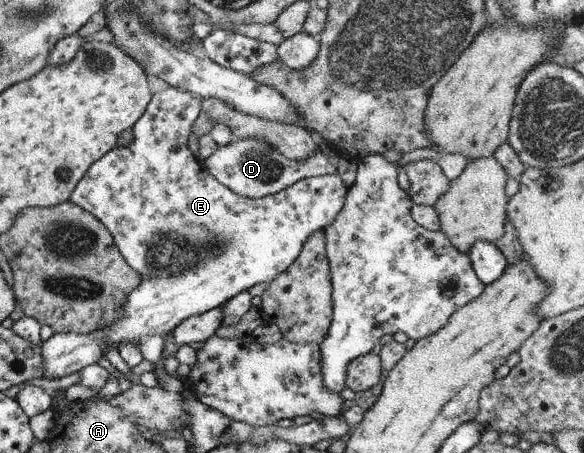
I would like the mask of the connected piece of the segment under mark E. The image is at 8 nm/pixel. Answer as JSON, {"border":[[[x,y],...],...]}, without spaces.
{"border":[[[167,87],[164,90],[154,93],[151,96],[150,102],[146,105],[144,114],[131,126],[132,140],[130,140],[126,146],[115,146],[111,148],[102,158],[96,159],[94,164],[84,172],[82,178],[80,178],[78,184],[76,184],[74,190],[70,193],[70,202],[73,202],[78,208],[82,208],[82,210],[92,214],[94,218],[97,218],[106,227],[106,230],[111,234],[114,244],[126,264],[140,276],[140,284],[126,296],[126,300],[124,300],[124,304],[122,304],[122,316],[120,316],[116,322],[106,324],[106,326],[96,328],[96,330],[86,334],[53,333],[47,340],[42,341],[39,344],[40,358],[42,358],[42,376],[40,376],[40,378],[54,380],[78,372],[82,370],[82,368],[98,362],[100,358],[104,357],[106,350],[108,350],[110,346],[112,346],[112,348],[118,348],[120,344],[128,342],[128,344],[136,346],[136,348],[140,350],[142,358],[148,360],[154,367],[151,374],[155,377],[159,387],[162,388],[162,390],[166,390],[166,392],[179,394],[183,389],[181,380],[179,380],[179,377],[176,375],[172,376],[167,374],[162,363],[161,352],[164,347],[166,334],[177,324],[180,324],[182,320],[188,318],[188,316],[202,314],[202,312],[216,308],[216,306],[224,304],[235,294],[248,290],[250,286],[254,286],[254,284],[260,282],[270,282],[273,278],[276,278],[278,274],[284,272],[284,270],[294,262],[294,259],[298,256],[302,248],[302,244],[306,242],[306,238],[308,238],[312,232],[323,230],[328,224],[332,224],[334,218],[336,218],[336,214],[340,212],[348,187],[342,185],[342,178],[340,178],[338,173],[299,180],[283,188],[280,192],[264,196],[264,198],[251,199],[230,192],[228,188],[222,186],[222,184],[207,171],[202,162],[194,158],[188,148],[190,144],[188,136],[192,130],[192,122],[196,120],[196,116],[198,116],[200,110],[199,99],[190,96],[188,92],[182,91],[180,88]]]}

